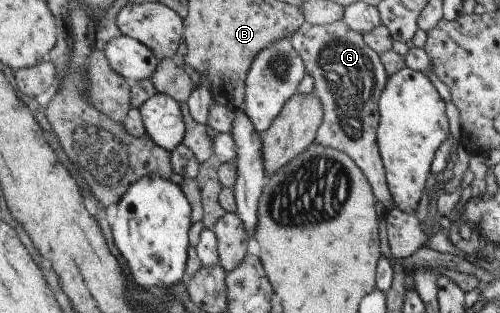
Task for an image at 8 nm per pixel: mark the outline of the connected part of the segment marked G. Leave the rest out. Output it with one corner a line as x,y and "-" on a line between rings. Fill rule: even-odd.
344,20
328,25
311,24
309,21
306,21
290,40
293,42
293,46
297,49
302,60
305,61
306,74
310,74
314,78
313,93
325,105
325,120
322,122
322,127
318,128
315,143
346,152
360,166
362,172
365,173
370,185
373,186
374,195
378,196
380,204
387,211
394,209
396,205
393,194
389,190
385,165
382,160
377,136
379,124
381,123
379,101
384,90
387,88
390,78
382,63
380,54
365,42
365,36
362,33
351,28

